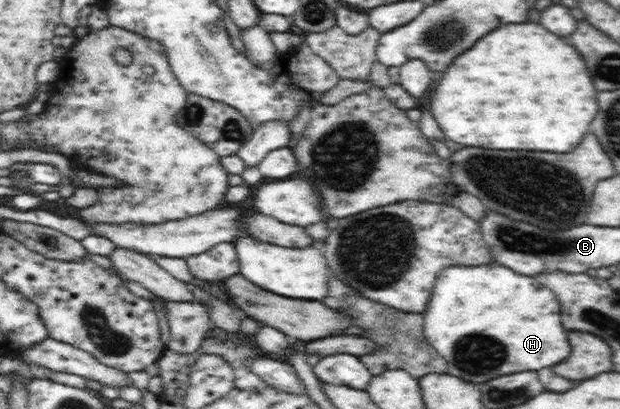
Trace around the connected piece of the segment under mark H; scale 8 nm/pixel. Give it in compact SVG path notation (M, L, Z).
M493 261L491 265L445 269L445 273L437 277L437 285L433 287L429 304L422 315L425 338L431 339L429 343L445 357L449 365L447 373L471 383L485 383L493 377L519 371L539 371L561 363L571 351L553 291L535 283L531 277L519 275Z

